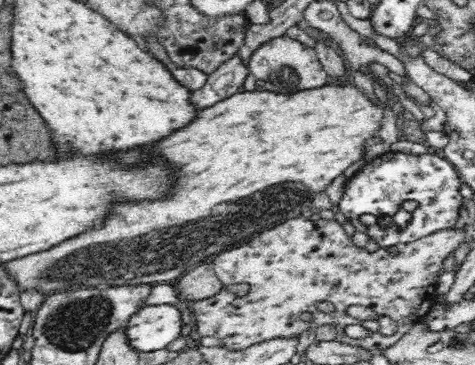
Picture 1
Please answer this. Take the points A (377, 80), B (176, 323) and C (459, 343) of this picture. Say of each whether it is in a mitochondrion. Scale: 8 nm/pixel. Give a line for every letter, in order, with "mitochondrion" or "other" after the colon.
A: other
B: other
C: mitochondrion

